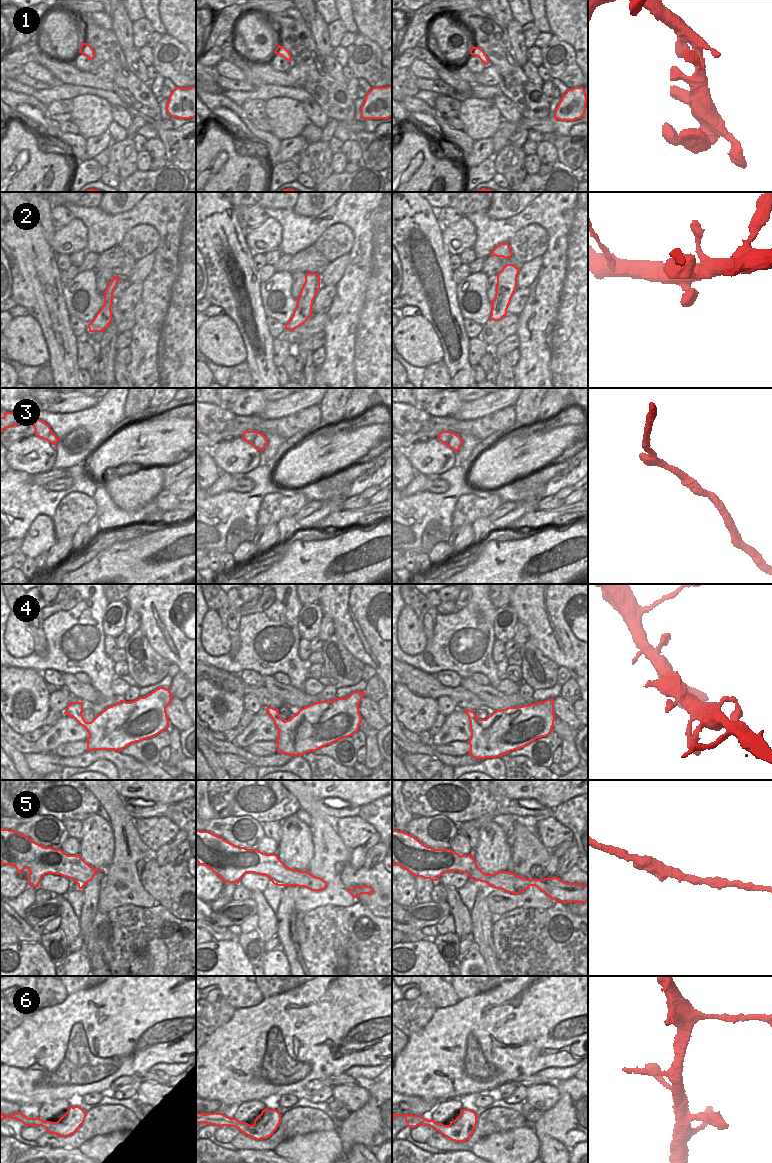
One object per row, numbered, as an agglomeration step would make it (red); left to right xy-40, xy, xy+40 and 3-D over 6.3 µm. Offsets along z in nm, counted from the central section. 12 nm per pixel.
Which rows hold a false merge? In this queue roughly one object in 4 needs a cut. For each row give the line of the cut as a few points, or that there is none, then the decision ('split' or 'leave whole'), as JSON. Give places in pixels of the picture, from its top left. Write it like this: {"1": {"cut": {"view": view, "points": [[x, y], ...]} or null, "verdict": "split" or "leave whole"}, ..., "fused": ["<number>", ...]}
{"1": {"cut": null, "verdict": "leave whole"}, "2": {"cut": null, "verdict": "leave whole"}, "3": {"cut": null, "verdict": "leave whole"}, "4": {"cut": null, "verdict": "leave whole"}, "5": {"cut": null, "verdict": "leave whole"}, "6": {"cut": null, "verdict": "leave whole"}, "fused": []}

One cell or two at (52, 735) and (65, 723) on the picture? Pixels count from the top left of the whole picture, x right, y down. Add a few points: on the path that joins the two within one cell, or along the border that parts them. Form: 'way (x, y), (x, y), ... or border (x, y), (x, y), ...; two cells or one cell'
way (56, 734), (63, 727); one cell

